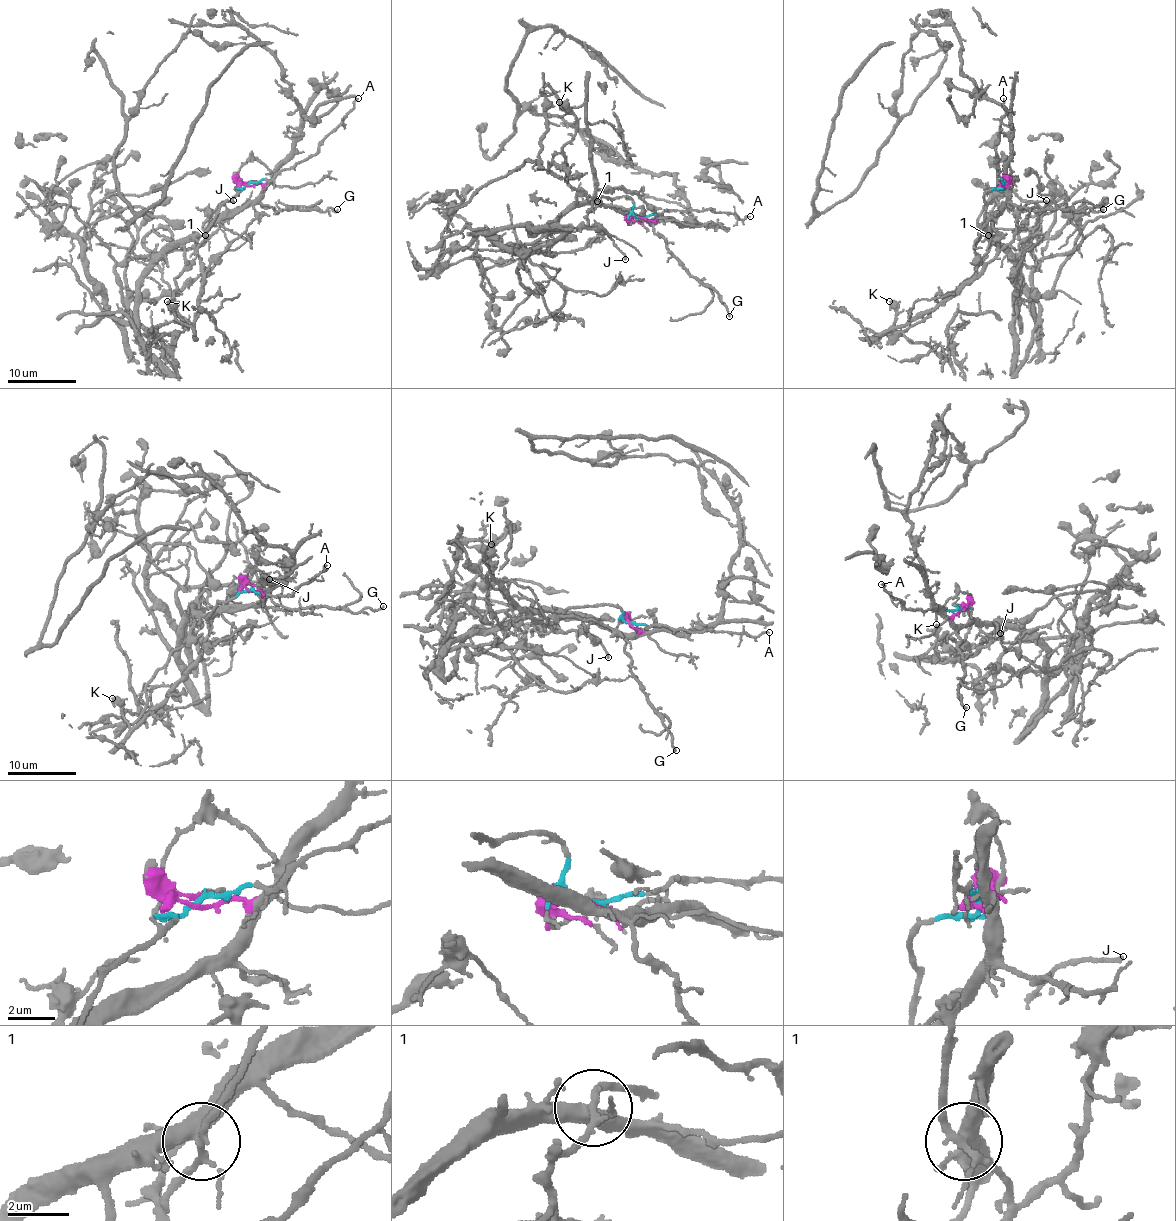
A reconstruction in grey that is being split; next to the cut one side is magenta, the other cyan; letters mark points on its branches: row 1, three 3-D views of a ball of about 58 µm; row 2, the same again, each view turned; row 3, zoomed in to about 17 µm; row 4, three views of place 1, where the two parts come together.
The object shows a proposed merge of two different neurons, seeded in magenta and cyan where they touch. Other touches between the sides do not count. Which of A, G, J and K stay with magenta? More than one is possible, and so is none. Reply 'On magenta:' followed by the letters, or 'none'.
On magenta: G

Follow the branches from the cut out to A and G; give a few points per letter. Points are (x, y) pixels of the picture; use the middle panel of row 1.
A: (640, 217), (666, 210), (711, 210), (735, 213), (740, 218), (750, 217)
G: (640, 217), (654, 220), (654, 232), (664, 239), (667, 249), (692, 275), (716, 291), (730, 317)

